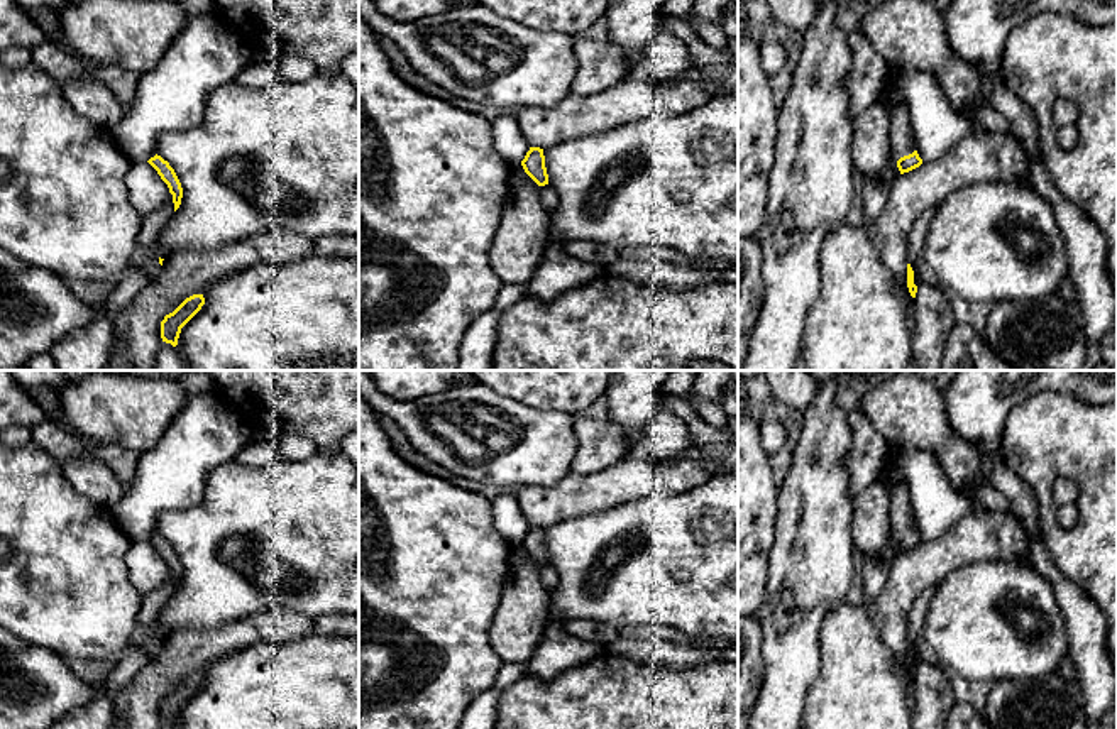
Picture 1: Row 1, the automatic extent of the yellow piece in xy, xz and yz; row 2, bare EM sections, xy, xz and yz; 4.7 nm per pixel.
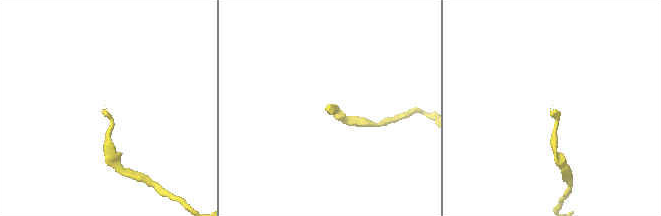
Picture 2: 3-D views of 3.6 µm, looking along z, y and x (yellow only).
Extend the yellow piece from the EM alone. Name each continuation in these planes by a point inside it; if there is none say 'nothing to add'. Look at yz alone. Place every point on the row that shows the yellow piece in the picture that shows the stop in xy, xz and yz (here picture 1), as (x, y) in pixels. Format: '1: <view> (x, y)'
1: yz (901, 136)

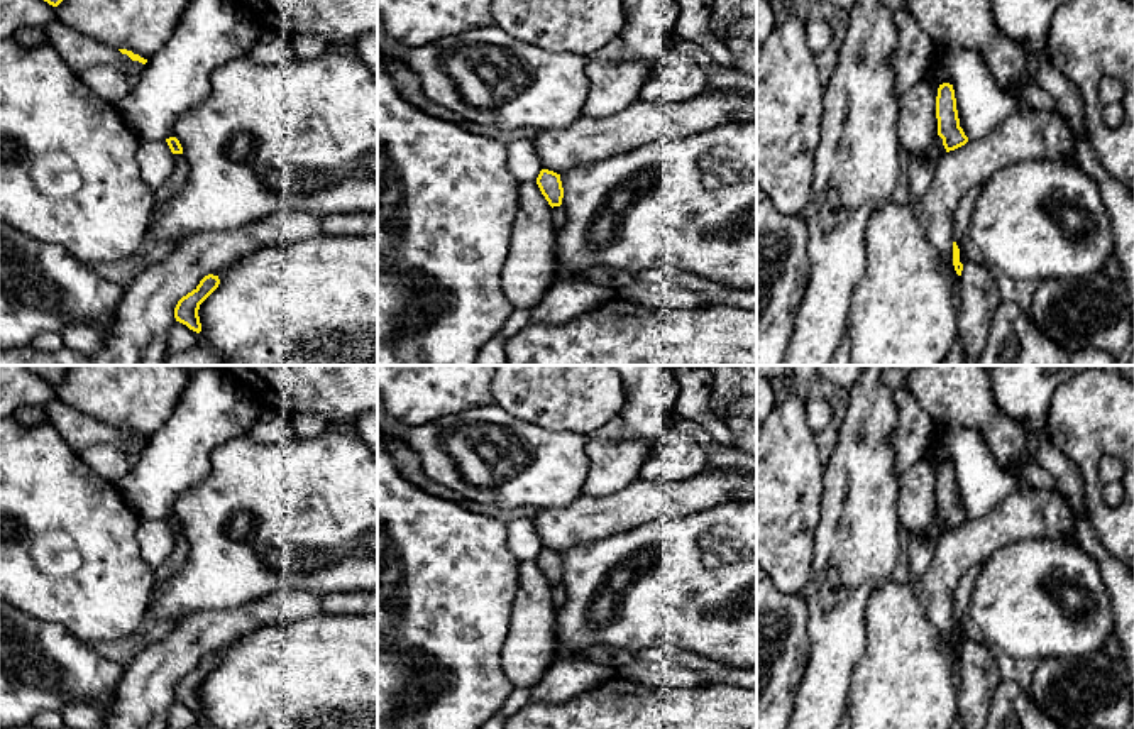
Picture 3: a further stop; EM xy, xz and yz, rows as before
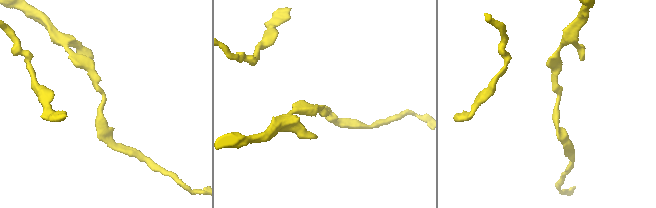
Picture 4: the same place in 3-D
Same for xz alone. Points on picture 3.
nothing to add

